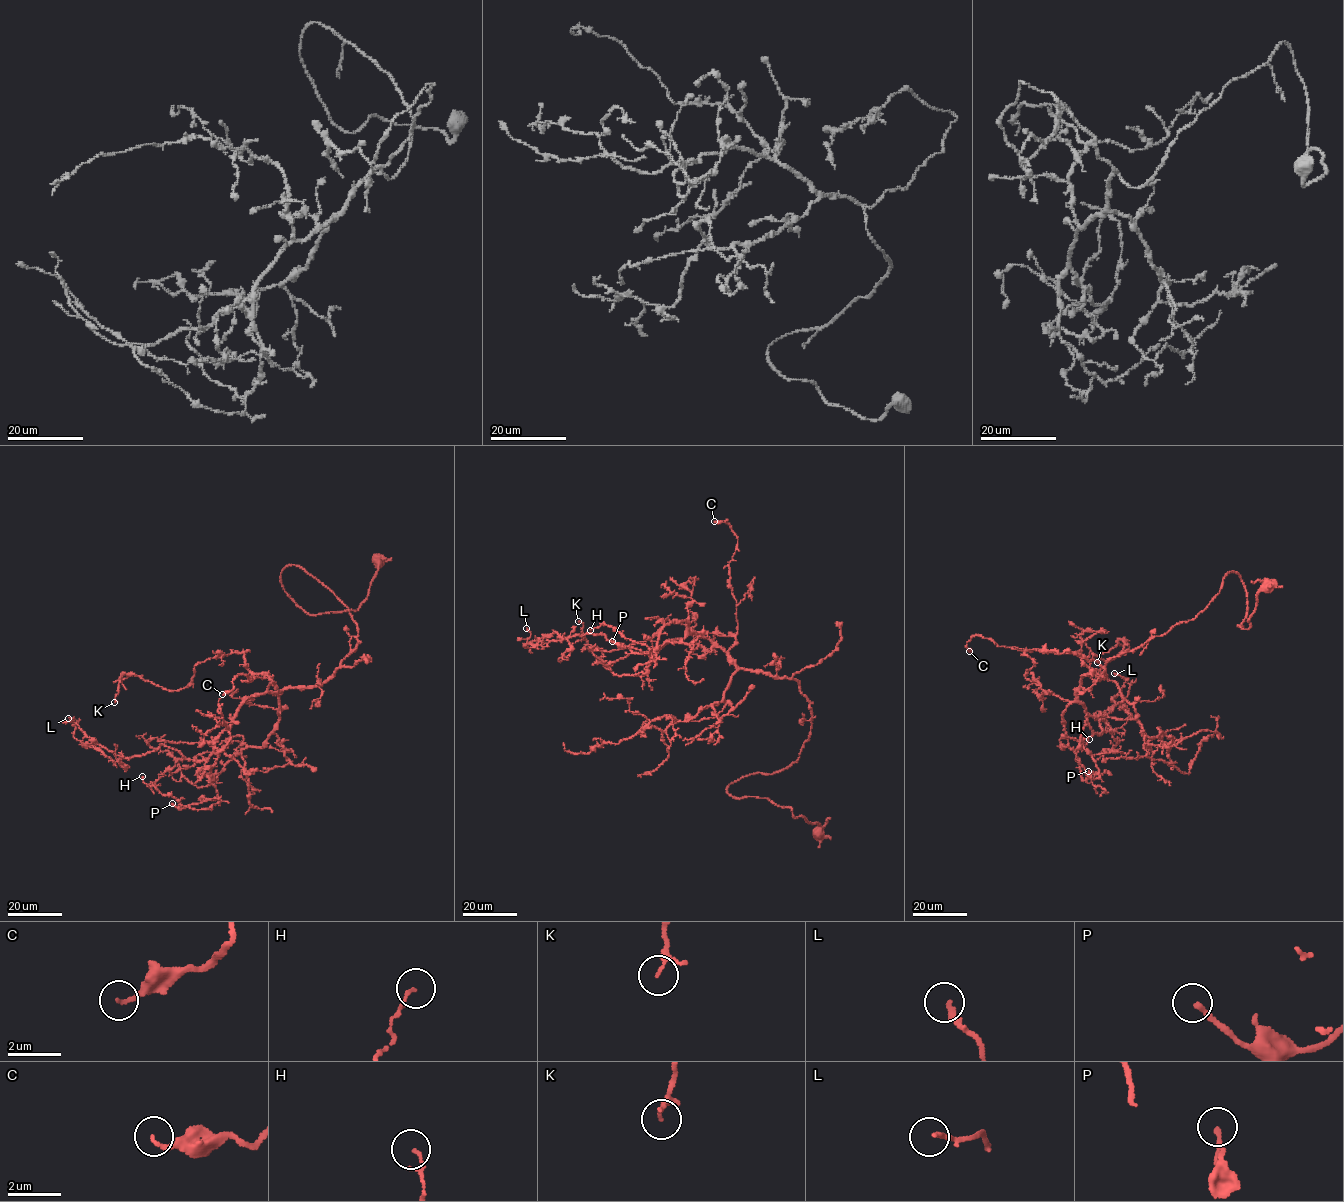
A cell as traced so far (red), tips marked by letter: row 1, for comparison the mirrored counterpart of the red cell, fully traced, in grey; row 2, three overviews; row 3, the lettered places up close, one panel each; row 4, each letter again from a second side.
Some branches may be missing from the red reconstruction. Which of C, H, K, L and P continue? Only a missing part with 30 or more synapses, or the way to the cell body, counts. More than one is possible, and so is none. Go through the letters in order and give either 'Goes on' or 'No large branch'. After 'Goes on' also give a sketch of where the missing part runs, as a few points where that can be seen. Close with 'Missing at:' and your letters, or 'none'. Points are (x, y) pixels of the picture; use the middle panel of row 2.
C: No large branch
H: No large branch
K: No large branch
L: No large branch
P: No large branch
Missing at: none

